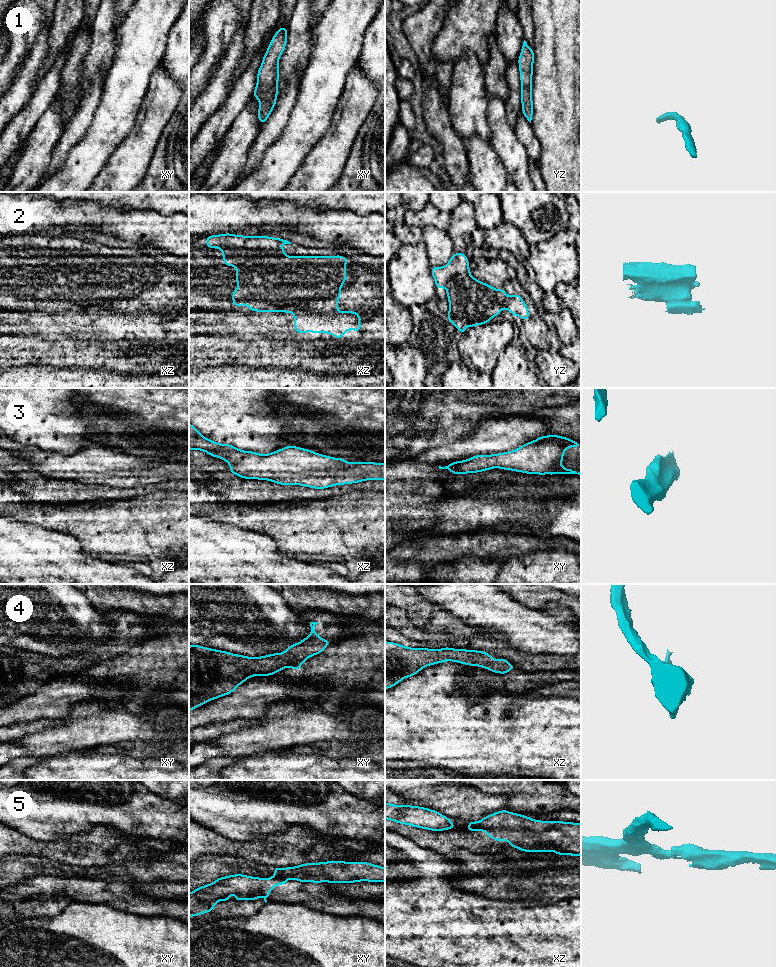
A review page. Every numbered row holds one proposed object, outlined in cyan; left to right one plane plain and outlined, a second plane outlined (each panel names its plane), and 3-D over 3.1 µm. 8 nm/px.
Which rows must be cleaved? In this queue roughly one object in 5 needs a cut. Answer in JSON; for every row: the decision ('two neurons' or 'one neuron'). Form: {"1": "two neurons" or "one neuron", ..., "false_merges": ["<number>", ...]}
{"1": "one neuron", "2": "two neurons", "3": "one neuron", "4": "one neuron", "5": "two neurons", "false_merges": ["2", "5"]}

